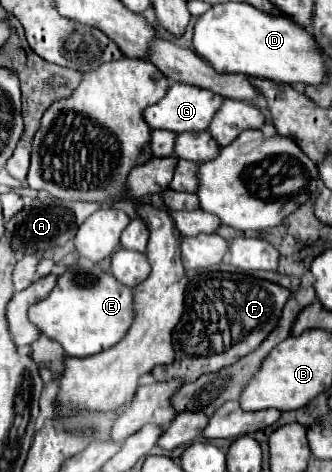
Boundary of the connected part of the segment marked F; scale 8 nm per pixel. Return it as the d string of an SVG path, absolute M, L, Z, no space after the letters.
M194 272L184 294L184 314L172 330L176 358L168 366L154 368L154 380L194 382L202 374L210 374L238 362L242 356L256 350L260 342L274 330L280 310L290 294L290 290L274 282L248 274Z

